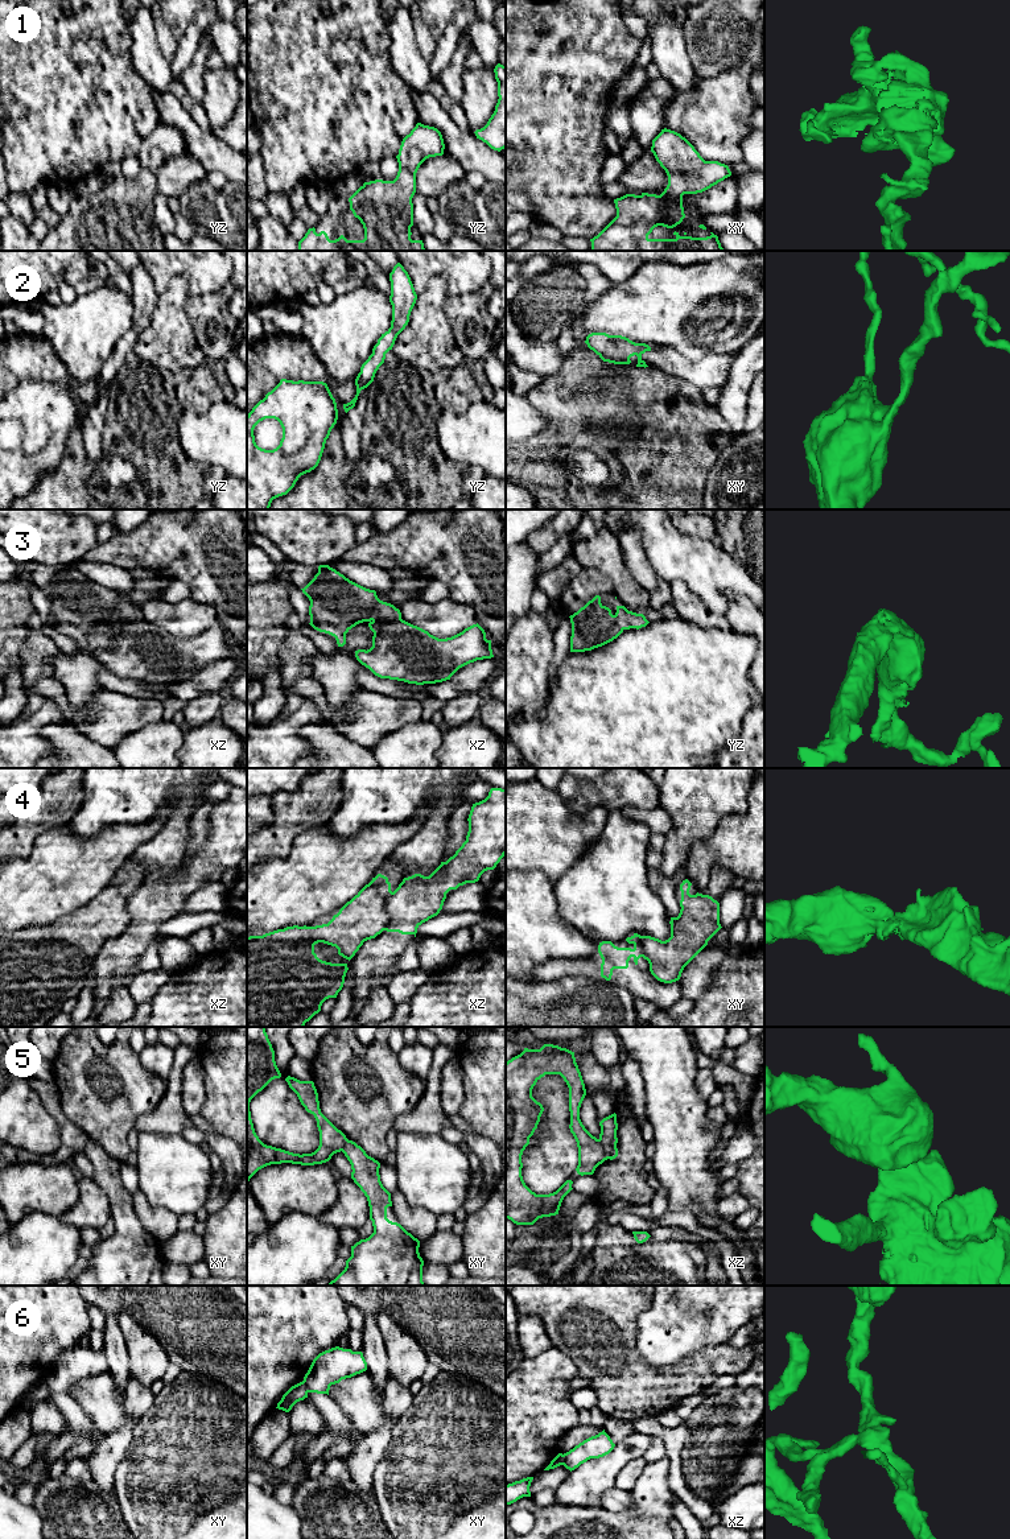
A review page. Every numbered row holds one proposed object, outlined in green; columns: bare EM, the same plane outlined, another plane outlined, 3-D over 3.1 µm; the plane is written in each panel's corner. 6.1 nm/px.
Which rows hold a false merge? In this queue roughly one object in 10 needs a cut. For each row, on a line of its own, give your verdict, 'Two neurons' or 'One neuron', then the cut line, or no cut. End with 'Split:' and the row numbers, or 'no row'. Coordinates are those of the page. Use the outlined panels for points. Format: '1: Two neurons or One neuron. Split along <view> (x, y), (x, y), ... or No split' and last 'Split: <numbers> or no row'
1: One neuron. No split
2: One neuron. No split
3: One neuron. No split
4: Two neurons. Split along xz (391, 891), (386, 903), (388, 924), (384, 929)
5: Two neurons. Split along xz (598, 1139), (607, 1158)
6: Two neurons. Split along xy (301, 1382), (309, 1391)
Split: 4, 5, 6

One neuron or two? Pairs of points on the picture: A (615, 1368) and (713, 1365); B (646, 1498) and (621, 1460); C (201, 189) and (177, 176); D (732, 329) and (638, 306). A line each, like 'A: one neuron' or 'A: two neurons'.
A: one neuron
B: two neurons
C: two neurons
D: one neuron

